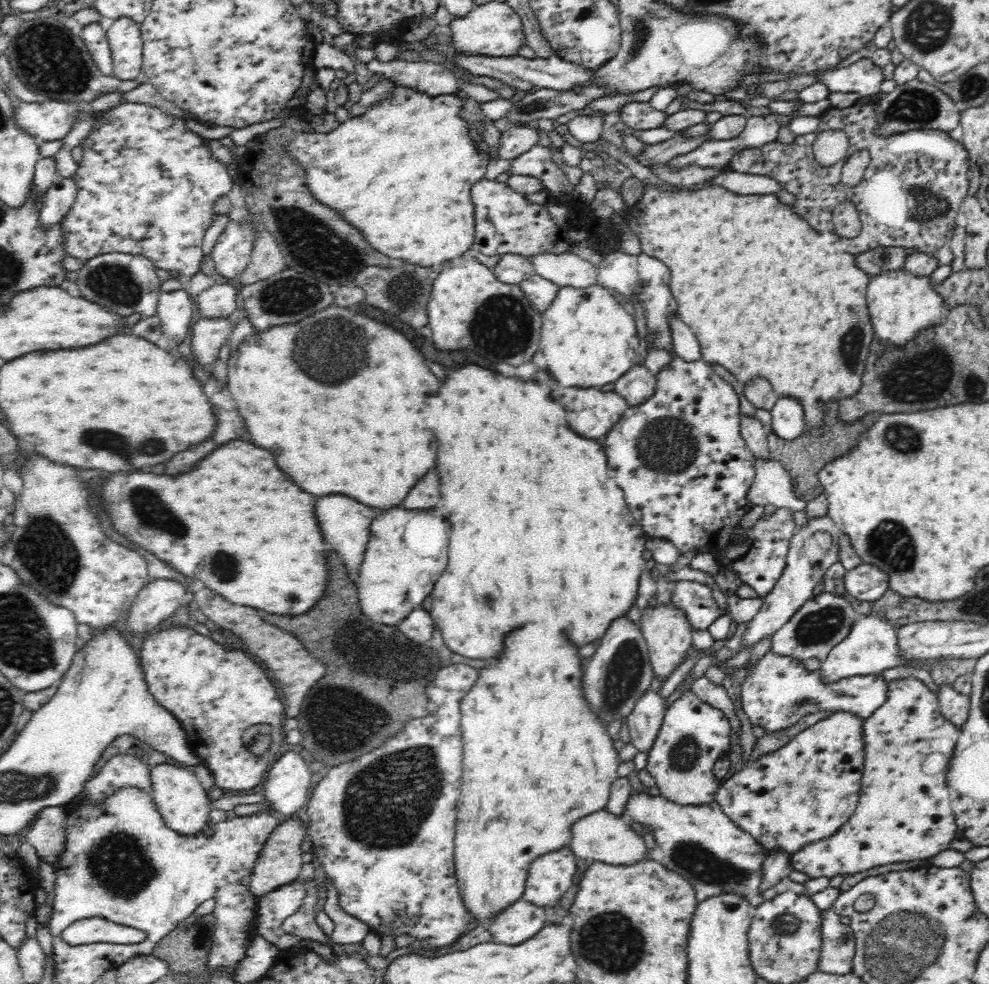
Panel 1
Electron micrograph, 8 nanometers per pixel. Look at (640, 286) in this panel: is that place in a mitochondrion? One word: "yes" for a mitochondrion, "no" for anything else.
yes

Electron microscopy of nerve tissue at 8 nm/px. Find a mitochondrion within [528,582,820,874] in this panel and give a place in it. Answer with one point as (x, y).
(623, 674)

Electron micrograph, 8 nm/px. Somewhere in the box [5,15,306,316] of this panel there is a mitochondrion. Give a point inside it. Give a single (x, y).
(49, 60)

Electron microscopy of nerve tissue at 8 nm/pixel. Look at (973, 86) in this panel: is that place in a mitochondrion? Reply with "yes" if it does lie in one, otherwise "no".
yes

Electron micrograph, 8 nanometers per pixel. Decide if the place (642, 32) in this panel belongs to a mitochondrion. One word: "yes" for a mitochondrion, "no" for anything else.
yes

